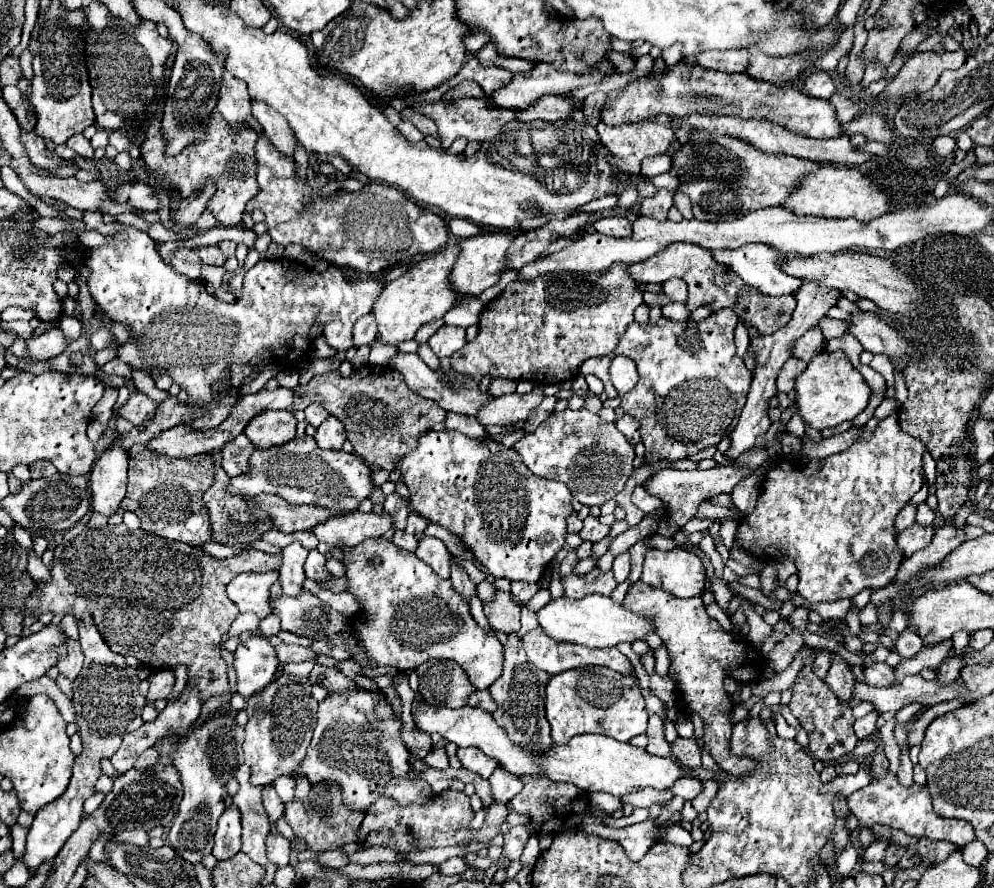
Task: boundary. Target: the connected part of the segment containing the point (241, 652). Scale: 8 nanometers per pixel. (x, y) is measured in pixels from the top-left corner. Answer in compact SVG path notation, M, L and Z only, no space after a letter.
M250 635L234 651L234 669L238 675L236 691L250 697L262 691L278 671L276 649L262 635Z

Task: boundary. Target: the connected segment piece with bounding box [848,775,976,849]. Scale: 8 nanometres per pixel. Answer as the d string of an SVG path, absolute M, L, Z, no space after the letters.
M886 775L880 781L870 781L870 785L854 791L848 797L850 811L858 817L862 827L872 827L874 823L890 825L894 829L902 829L908 835L914 837L928 837L934 841L950 841L958 849L962 849L966 843L974 841L974 829L968 821L962 819L944 819L934 813L932 809L932 797L924 785L912 785L912 787L902 787L896 779L896 775Z

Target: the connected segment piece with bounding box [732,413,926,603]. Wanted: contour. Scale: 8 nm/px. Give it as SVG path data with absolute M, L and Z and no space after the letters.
M892 413L878 423L876 431L862 429L846 451L826 457L814 475L806 475L798 467L784 471L776 465L768 471L756 509L740 519L732 547L766 561L782 557L792 559L802 579L802 597L810 603L838 601L844 597L852 599L862 589L882 589L894 581L902 563L902 551L896 547L894 519L924 485L924 451L926 447L922 447L920 439L900 431L896 413Z

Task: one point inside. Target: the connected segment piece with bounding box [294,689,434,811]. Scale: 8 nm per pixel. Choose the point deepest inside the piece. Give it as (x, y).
(349, 747)

